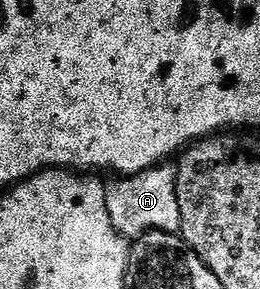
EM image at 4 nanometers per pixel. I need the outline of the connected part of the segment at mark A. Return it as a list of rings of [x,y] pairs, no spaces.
[[[173,163],[157,164],[155,168],[144,170],[135,176],[114,178],[106,184],[106,201],[108,202],[108,218],[112,218],[112,226],[127,241],[133,242],[138,237],[149,232],[177,232],[181,233],[182,219],[180,218],[180,198],[176,196],[176,178],[178,169]]]

